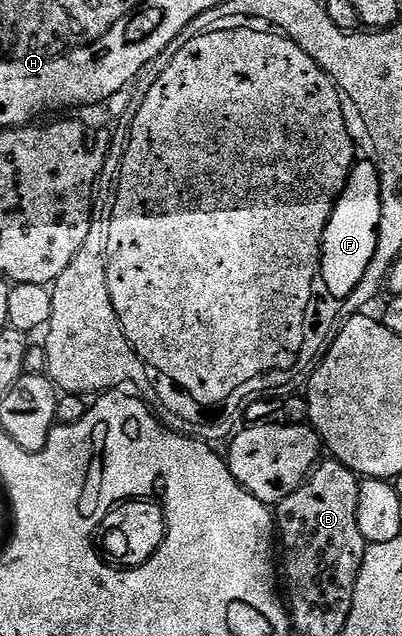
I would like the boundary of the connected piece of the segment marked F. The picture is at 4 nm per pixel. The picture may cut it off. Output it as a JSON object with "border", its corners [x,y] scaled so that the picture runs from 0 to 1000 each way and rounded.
{"border":[[[893,250],[871,267],[858,294],[831,318],[826,340],[811,349],[801,373],[796,443],[808,450],[808,461],[843,470],[863,469],[896,447],[933,401],[945,349],[945,286],[938,256],[915,252]]]}

